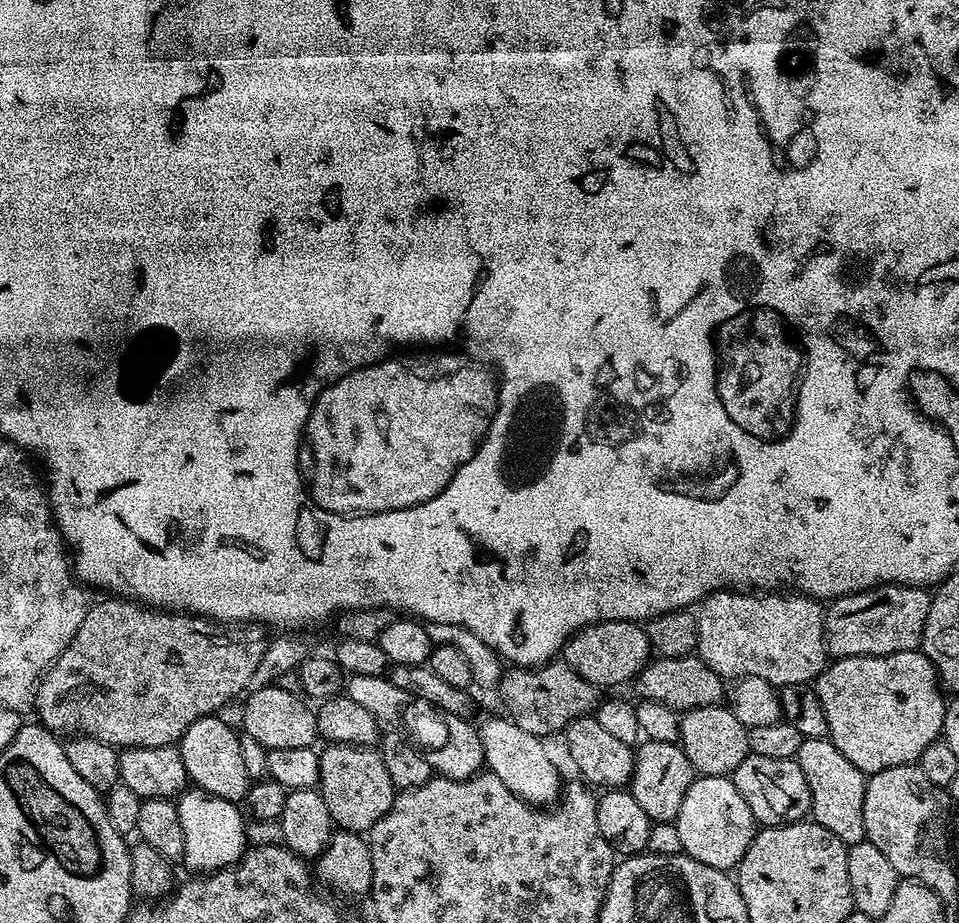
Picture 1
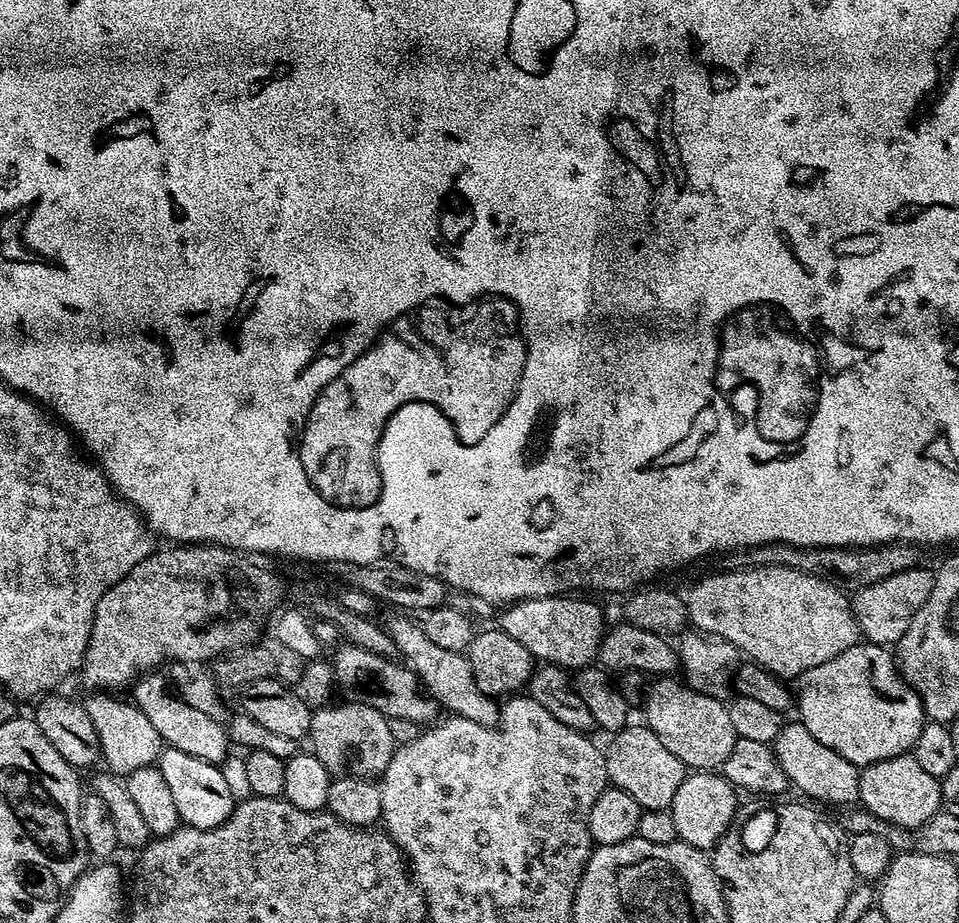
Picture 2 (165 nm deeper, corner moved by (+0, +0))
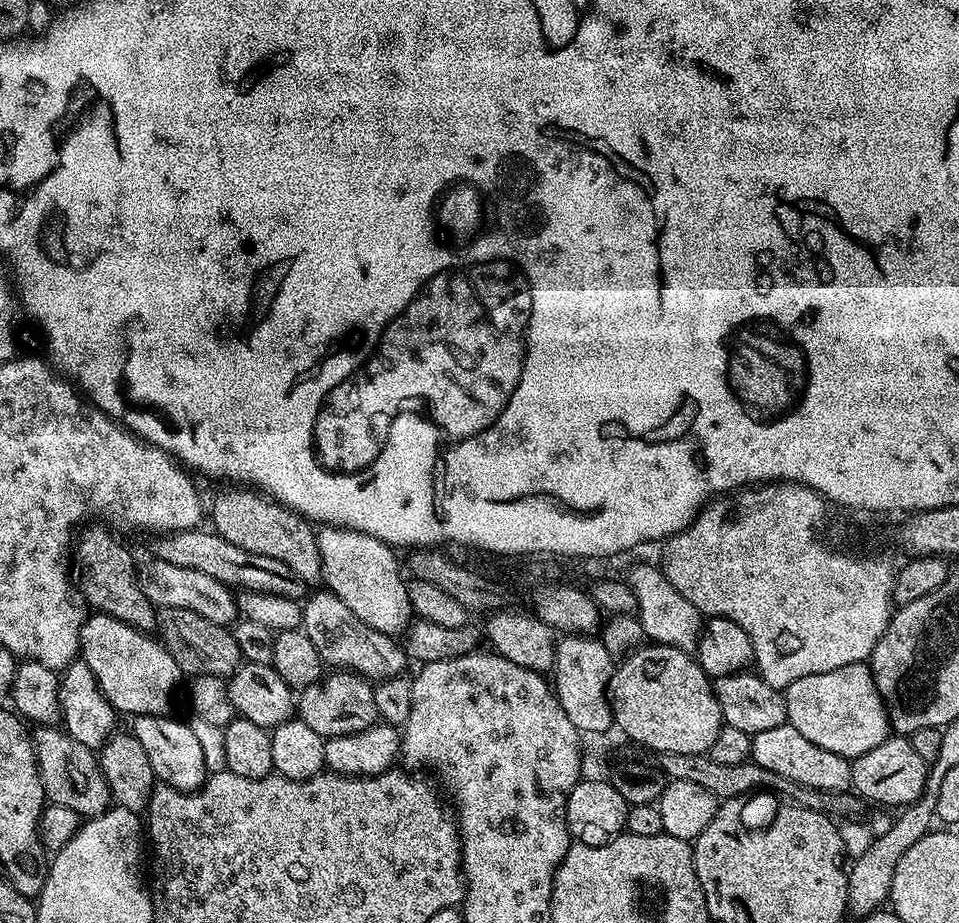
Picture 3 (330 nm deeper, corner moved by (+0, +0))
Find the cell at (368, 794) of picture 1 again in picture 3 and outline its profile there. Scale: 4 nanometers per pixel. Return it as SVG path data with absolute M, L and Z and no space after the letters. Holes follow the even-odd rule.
M332 670L320 677L318 682L302 689L298 696L298 719L306 722L314 734L322 737L345 736L361 732L377 723L373 681L359 676L357 672Z

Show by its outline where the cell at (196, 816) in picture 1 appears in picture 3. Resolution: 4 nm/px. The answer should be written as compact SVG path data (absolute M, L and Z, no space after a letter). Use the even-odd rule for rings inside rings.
M165 714L162 716L138 716L131 722L130 731L133 736L138 738L138 742L142 742L142 750L146 750L146 754L150 758L150 766L154 770L157 781L169 784L178 789L179 792L194 792L203 786L205 780L210 775L210 767L208 768L208 760L204 757L204 744L200 741L200 736L188 724L183 724L180 720L175 720L175 715Z

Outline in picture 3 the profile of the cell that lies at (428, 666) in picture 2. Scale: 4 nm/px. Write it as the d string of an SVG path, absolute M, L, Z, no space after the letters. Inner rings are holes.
M323 525L317 529L316 541L322 555L323 583L327 589L346 602L346 606L368 626L380 633L398 636L407 631L414 613L409 600L408 585L402 578L391 545L372 535L362 534L339 525Z

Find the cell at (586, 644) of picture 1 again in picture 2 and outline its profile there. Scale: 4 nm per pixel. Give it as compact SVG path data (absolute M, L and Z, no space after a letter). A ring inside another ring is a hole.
M572 594L543 596L533 600L517 600L509 604L498 621L501 632L510 634L514 642L522 642L537 661L556 664L560 668L579 670L589 667L600 655L600 643L606 631L604 612L588 600Z

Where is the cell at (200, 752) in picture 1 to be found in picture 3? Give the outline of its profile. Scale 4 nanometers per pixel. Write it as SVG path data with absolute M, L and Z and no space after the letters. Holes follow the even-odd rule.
M96 612L85 619L80 631L79 655L117 713L132 712L133 717L138 717L162 716L173 711L172 695L182 680L182 673L155 635L105 612Z

